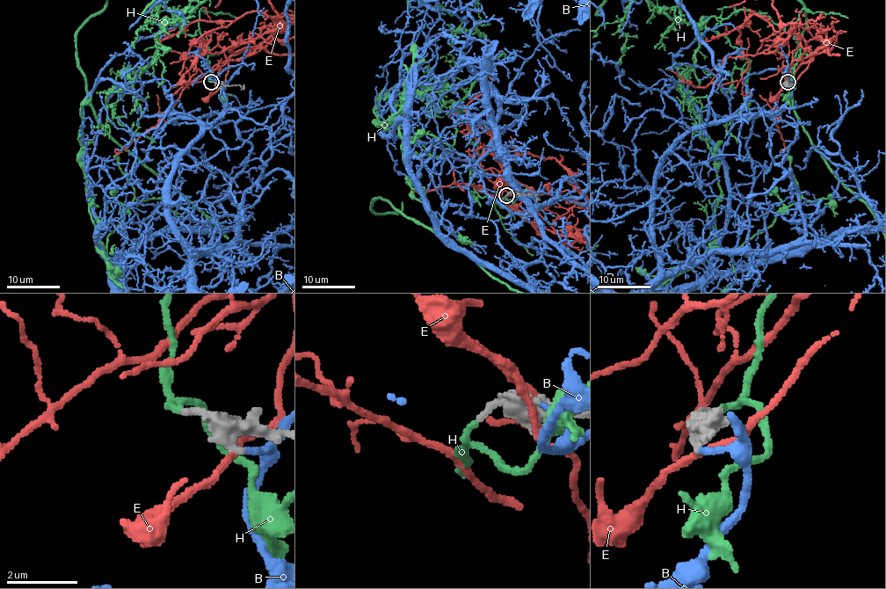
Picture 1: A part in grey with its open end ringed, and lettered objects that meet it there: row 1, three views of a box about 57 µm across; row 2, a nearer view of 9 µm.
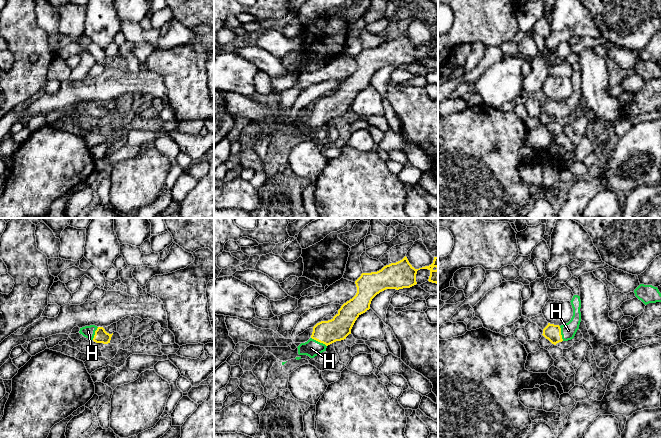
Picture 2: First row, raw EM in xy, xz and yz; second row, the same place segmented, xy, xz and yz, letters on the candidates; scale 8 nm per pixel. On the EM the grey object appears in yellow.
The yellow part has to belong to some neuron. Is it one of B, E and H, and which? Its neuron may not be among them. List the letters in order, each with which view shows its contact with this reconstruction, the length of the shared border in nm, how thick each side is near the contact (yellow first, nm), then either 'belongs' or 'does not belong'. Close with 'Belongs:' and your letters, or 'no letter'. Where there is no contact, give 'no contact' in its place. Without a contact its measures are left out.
B: no contact; does not belong
E: no contact; does not belong
H: meets yellow in xz; contact 150 nm long; 190 nm thick on the yellow side, 140 nm on the other; belongs
Belongs: H

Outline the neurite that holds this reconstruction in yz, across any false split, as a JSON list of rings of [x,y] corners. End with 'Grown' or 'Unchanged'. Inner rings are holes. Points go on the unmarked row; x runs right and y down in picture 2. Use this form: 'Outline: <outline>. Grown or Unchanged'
Outline: [[[574,71],[570,78],[573,84],[573,92],[571,96],[561,102],[548,99],[548,101],[543,105],[542,111],[554,121],[562,117],[573,115],[579,105],[581,98],[580,72]]]. Grown

